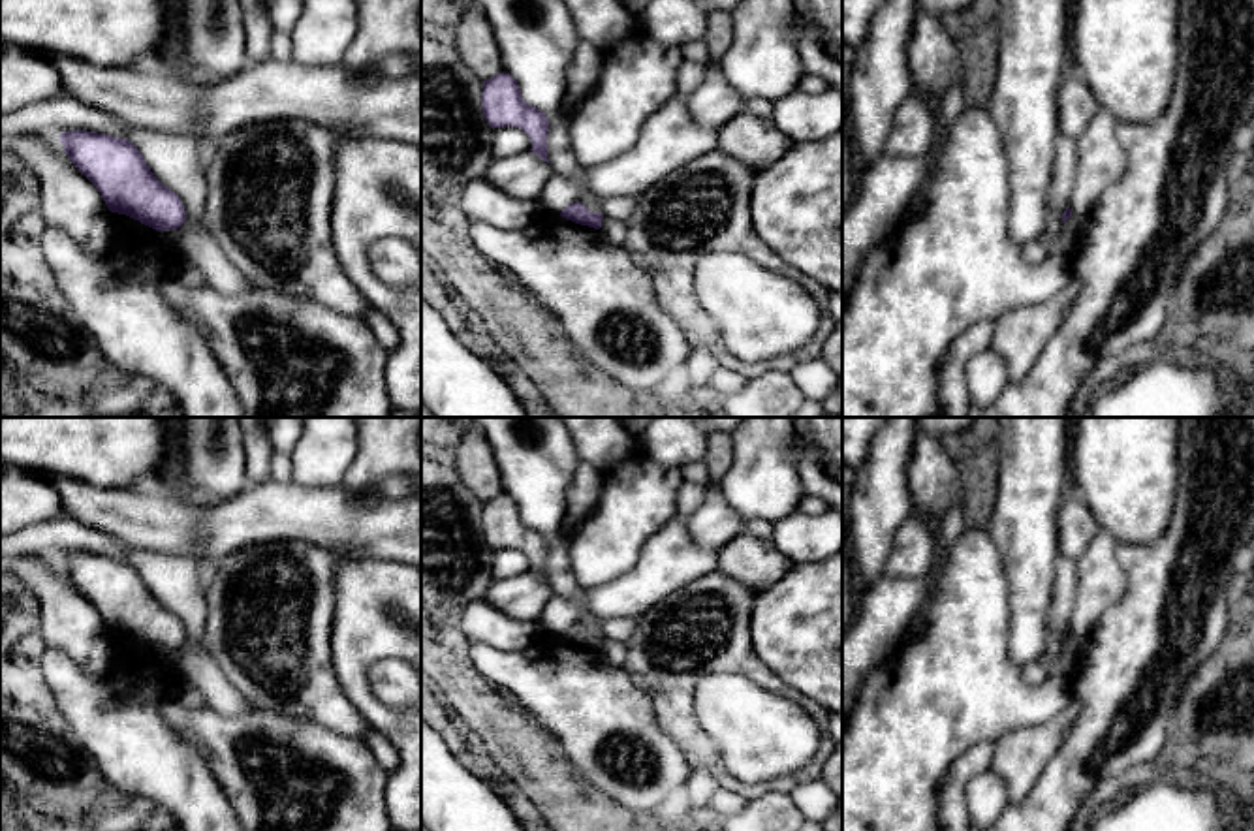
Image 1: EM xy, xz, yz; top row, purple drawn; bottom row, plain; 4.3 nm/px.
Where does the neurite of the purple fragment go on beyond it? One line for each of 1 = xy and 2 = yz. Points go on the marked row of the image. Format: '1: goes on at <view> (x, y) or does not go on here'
1: does not go on here
2: does not go on here

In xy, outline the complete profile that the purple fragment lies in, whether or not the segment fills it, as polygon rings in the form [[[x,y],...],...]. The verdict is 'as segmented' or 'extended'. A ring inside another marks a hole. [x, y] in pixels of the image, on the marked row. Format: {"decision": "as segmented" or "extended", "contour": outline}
{"decision": "as segmented", "contour": [[[62,132],[71,164],[98,188],[111,212],[126,214],[156,229],[179,229],[186,222],[180,197],[162,184],[133,143],[107,133]]]}

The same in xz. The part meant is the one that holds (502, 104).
{"decision": "as segmented", "contour": [[[502,71],[483,81],[481,109],[491,128],[521,128],[530,137],[530,150],[549,164],[549,120],[545,113],[523,100],[519,85],[509,73]]]}

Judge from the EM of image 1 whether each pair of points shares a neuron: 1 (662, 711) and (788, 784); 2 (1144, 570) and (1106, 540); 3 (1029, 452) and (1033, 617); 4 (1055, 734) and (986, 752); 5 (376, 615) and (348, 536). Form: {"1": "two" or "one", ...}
{"1": "one", "2": "two", "3": "one", "4": "two", "5": "two"}

